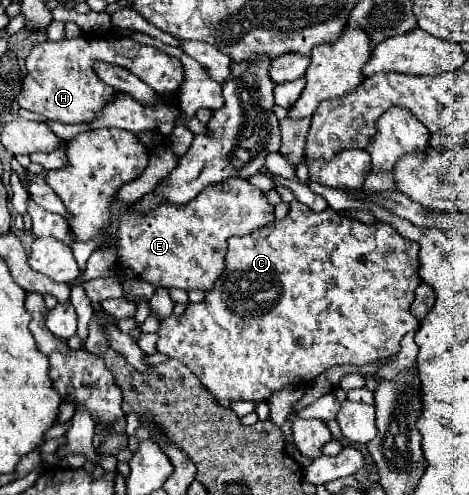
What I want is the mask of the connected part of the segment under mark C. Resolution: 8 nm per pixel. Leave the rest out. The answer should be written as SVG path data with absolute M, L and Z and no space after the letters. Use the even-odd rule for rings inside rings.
M294 201L290 203L290 215L284 221L276 221L270 227L252 231L242 237L230 237L228 239L228 255L226 255L226 269L220 275L220 279L214 283L212 291L206 293L202 303L188 305L184 315L176 317L172 315L160 325L160 339L158 339L158 351L182 361L200 381L204 387L210 389L210 393L218 399L220 405L230 407L232 401L268 401L270 395L278 389L282 389L288 383L308 383L326 369L334 365L366 365L382 357L396 355L400 351L400 341L408 331L418 329L418 319L412 317L410 305L414 301L414 289L422 283L418 275L418 245L410 239L404 239L396 229L392 229L388 223L380 225L364 225L358 219L350 219L346 215L340 215L334 209L326 209L322 213L310 211L310 207Z

